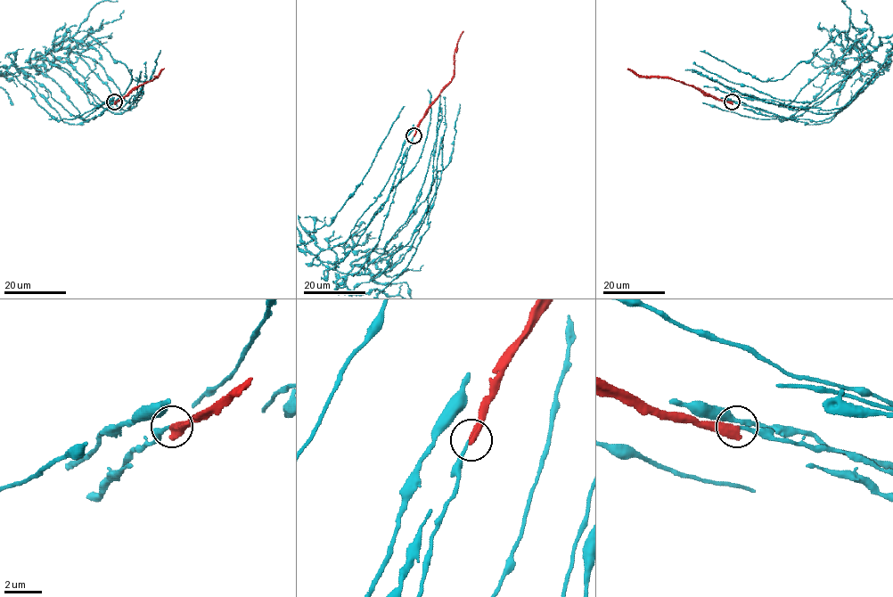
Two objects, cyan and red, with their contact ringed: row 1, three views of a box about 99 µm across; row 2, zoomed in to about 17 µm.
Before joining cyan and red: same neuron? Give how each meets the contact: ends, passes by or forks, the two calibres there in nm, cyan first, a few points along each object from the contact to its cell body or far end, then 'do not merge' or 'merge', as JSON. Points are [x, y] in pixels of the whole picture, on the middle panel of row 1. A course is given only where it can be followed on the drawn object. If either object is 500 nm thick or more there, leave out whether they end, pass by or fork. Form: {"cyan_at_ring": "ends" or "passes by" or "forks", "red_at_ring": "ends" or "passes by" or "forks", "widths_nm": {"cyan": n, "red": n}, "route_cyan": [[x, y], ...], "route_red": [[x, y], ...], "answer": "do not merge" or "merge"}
{"cyan_at_ring": "passes by", "red_at_ring": "ends", "widths_nm": {"cyan": 100, "red": 420}, "route_red": [[413, 135], [428, 107], [451, 80], [456, 44], [463, 31]], "answer": "do not merge"}

